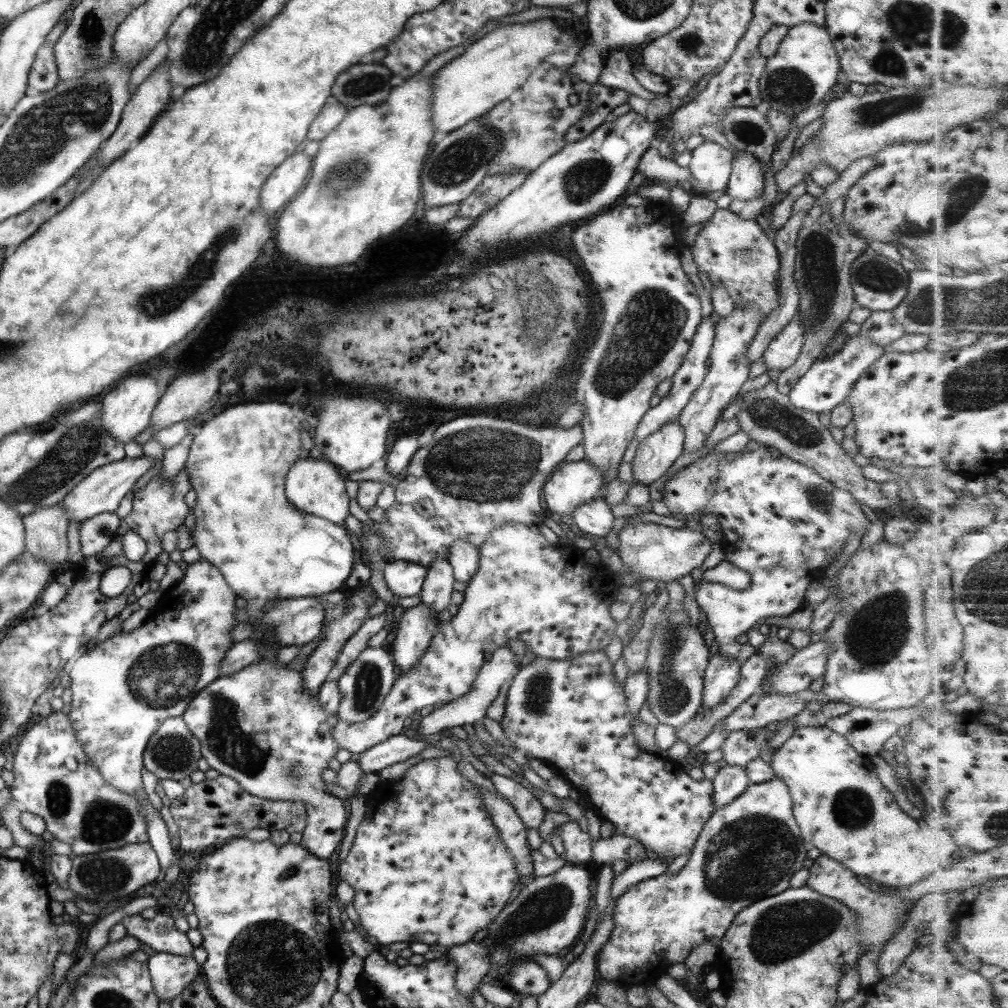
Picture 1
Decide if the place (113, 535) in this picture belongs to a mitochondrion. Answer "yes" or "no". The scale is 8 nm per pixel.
no

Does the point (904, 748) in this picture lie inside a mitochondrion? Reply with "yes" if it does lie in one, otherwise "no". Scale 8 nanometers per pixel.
no

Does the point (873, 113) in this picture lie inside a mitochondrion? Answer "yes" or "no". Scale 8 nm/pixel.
yes

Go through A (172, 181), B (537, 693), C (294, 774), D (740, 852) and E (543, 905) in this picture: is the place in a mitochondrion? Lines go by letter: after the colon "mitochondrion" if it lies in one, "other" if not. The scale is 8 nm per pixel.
A: other
B: mitochondrion
C: mitochondrion
D: mitochondrion
E: mitochondrion

